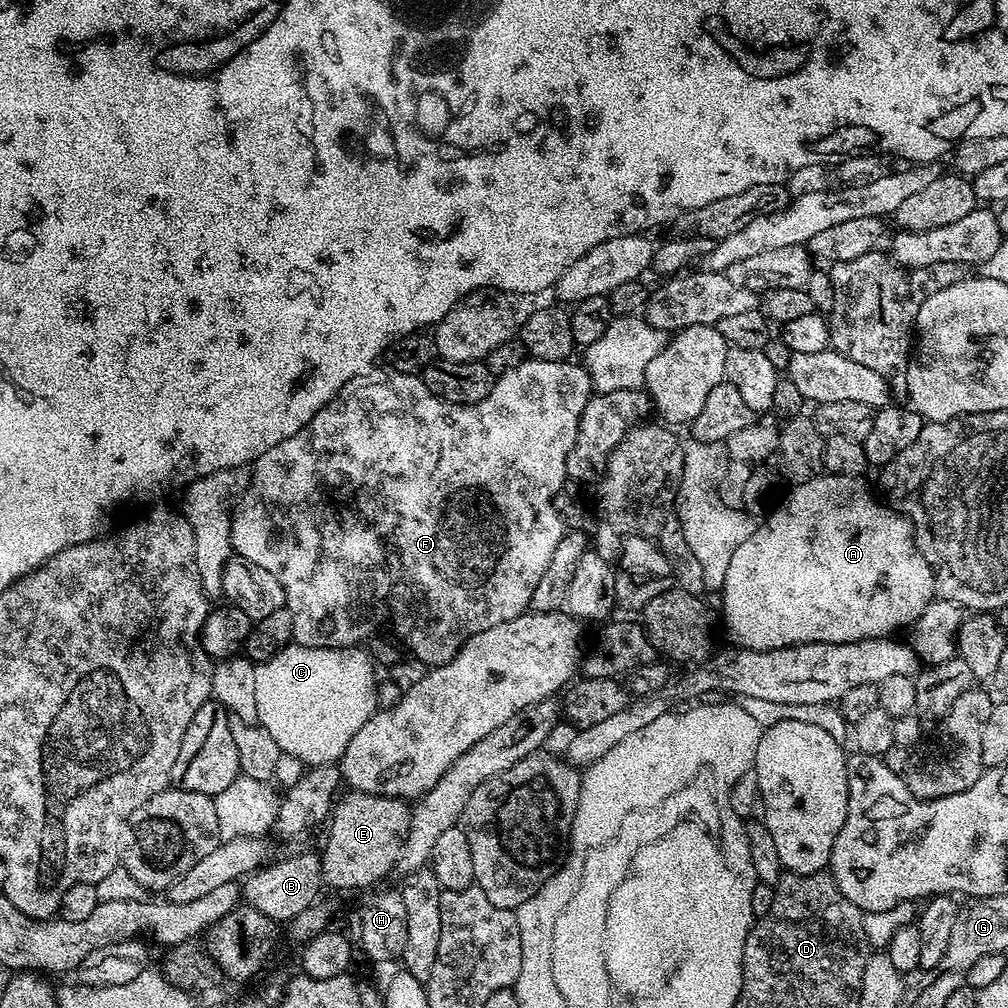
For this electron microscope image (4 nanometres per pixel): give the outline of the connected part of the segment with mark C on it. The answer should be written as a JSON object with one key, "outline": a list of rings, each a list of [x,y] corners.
{"outline":[[[290,642],[278,654],[257,665],[255,670],[255,698],[259,716],[257,723],[273,735],[280,750],[287,757],[290,755],[304,762],[306,766],[339,761],[354,734],[377,711],[378,676],[374,674],[375,663],[371,655],[369,653],[367,655],[364,650],[358,646],[304,647]]]}

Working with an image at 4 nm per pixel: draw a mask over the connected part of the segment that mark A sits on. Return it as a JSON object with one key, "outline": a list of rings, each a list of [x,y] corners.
{"outline":[[[818,474],[804,484],[795,485],[792,493],[769,514],[764,525],[753,527],[750,538],[734,550],[734,558],[730,558],[730,566],[726,569],[726,582],[722,589],[724,595],[724,624],[733,636],[735,643],[741,648],[754,650],[770,650],[771,648],[787,648],[793,644],[841,644],[855,640],[875,640],[888,638],[899,628],[907,629],[928,609],[936,596],[935,574],[927,564],[926,558],[919,552],[916,544],[915,530],[911,521],[901,512],[889,506],[883,499],[875,500],[860,485],[859,479],[851,476],[833,476]]]}

